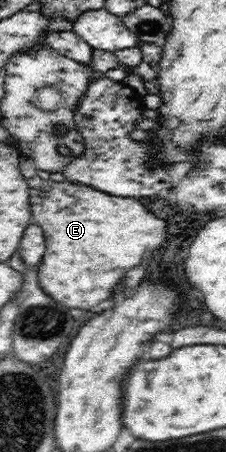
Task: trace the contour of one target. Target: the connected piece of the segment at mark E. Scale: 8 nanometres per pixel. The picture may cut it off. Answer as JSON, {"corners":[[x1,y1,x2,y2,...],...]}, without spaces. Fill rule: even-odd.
{"corners":[[20,156,19,167,28,184,32,218,46,236,46,254,38,268,40,286,56,302,80,310,98,306,124,284,128,270,146,260,146,252,164,244,166,222,150,214,142,202,102,194,69,180,52,181,26,156]]}

